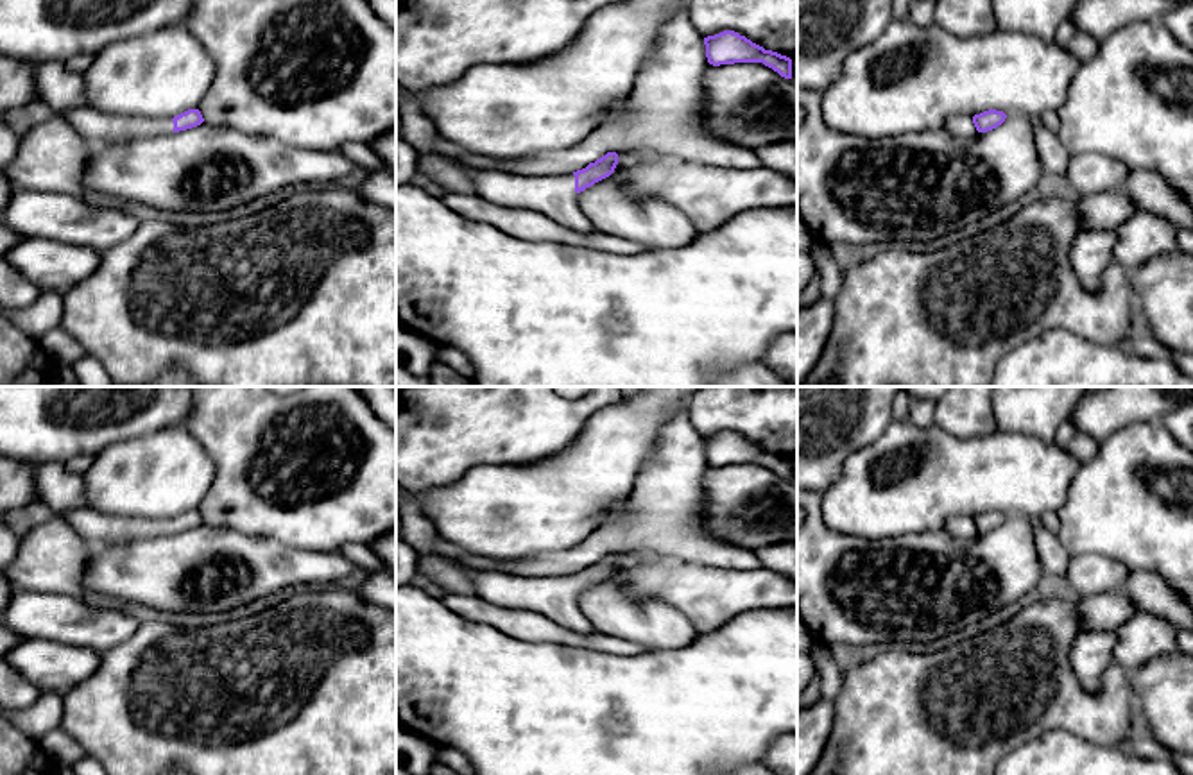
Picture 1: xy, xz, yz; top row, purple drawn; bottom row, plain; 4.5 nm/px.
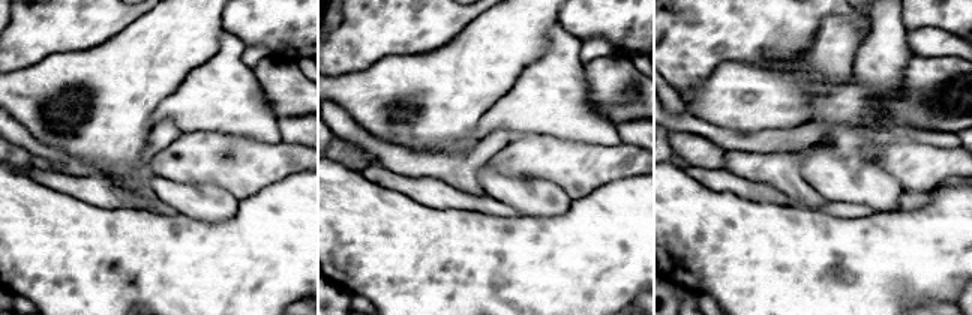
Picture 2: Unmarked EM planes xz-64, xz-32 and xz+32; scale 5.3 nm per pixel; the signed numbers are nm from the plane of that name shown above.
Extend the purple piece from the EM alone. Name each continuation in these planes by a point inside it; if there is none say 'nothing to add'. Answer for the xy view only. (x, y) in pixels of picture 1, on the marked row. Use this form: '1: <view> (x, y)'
1: xy (99, 129)

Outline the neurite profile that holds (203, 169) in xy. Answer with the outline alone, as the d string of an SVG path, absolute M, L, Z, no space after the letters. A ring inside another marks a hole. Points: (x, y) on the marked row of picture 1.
M202 122L197 127L99 147L84 170L84 193L99 192L158 211L226 211L292 184L333 184L356 165L340 150L303 149L278 138Z

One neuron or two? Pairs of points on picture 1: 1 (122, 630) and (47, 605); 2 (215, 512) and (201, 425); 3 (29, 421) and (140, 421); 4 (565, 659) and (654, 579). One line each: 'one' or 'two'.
1: one
2: one
3: one
4: two

